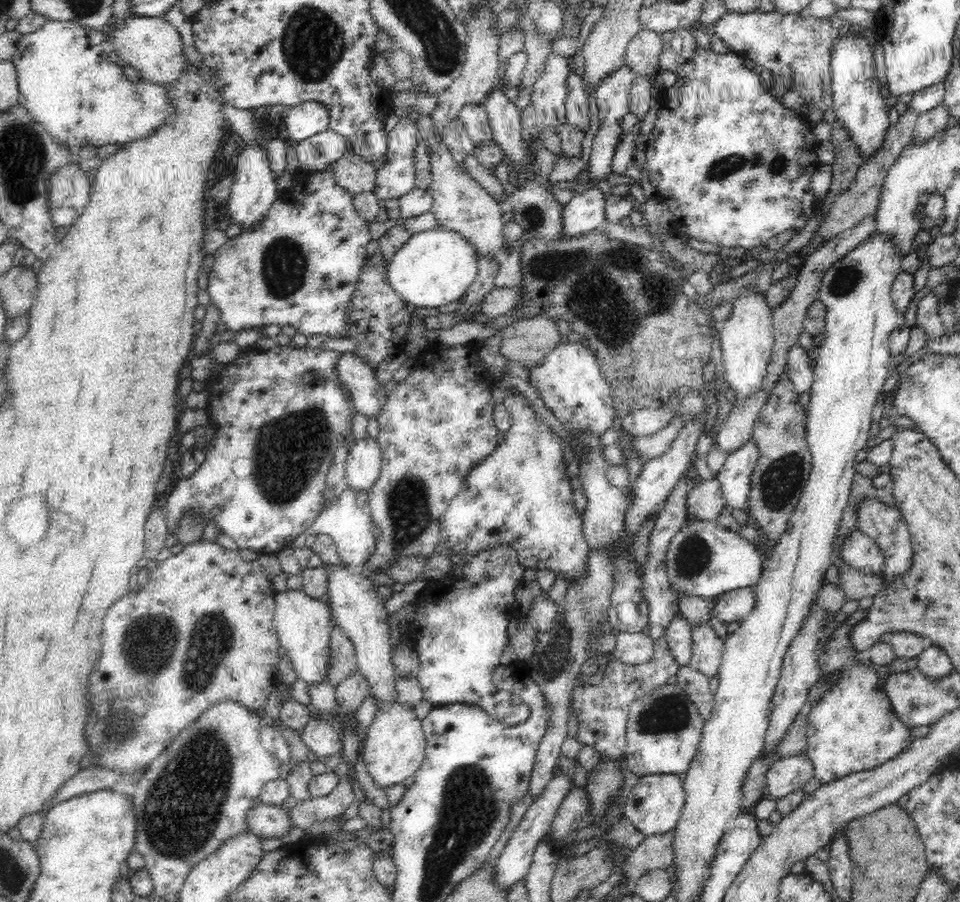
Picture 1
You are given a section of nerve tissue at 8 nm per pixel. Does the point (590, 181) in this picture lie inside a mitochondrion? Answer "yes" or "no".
no

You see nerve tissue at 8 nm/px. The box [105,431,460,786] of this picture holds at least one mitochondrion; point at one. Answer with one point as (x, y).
(146, 645)

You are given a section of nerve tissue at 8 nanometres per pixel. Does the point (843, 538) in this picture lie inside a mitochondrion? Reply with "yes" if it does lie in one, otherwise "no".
no

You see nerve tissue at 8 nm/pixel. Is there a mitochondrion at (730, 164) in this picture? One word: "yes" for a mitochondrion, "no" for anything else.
yes

